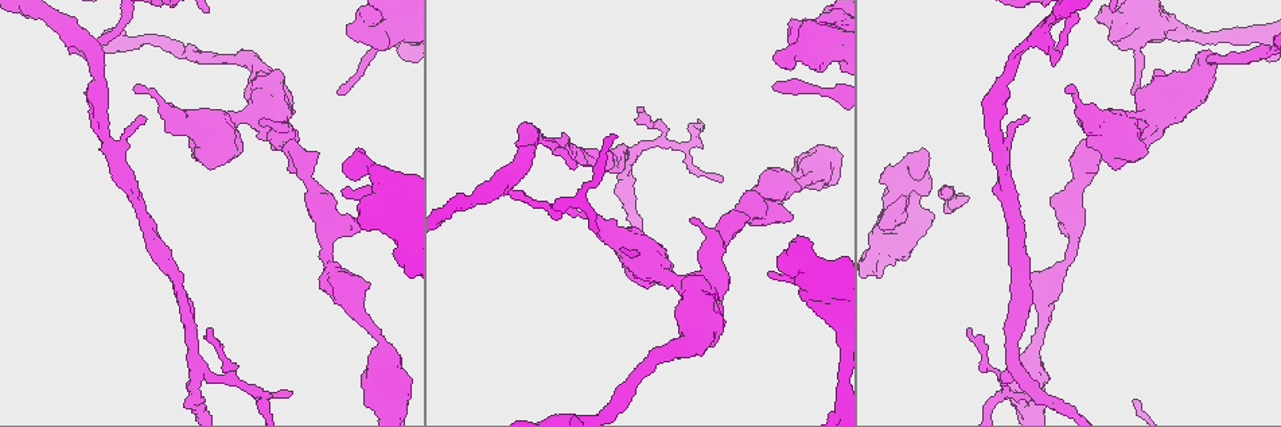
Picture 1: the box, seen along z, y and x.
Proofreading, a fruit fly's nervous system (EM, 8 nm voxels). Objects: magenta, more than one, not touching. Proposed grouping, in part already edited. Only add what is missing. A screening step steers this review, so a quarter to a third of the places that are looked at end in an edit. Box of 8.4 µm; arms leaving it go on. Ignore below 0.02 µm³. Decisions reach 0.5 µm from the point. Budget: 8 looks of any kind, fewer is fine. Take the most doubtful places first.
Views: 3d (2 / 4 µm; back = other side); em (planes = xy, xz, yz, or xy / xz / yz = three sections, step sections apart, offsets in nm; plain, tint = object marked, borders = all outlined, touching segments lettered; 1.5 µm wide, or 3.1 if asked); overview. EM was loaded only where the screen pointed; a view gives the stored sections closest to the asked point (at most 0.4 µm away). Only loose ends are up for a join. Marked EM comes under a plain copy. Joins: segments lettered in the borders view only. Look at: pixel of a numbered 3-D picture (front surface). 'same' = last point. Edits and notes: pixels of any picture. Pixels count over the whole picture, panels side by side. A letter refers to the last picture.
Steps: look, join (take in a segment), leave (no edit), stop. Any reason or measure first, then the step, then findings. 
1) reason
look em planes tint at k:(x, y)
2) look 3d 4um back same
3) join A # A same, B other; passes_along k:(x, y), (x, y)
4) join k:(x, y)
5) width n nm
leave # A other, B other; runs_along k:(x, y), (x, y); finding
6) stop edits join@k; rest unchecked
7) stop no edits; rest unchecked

stops while still wide
look em planes borders at 1:(792, 215)

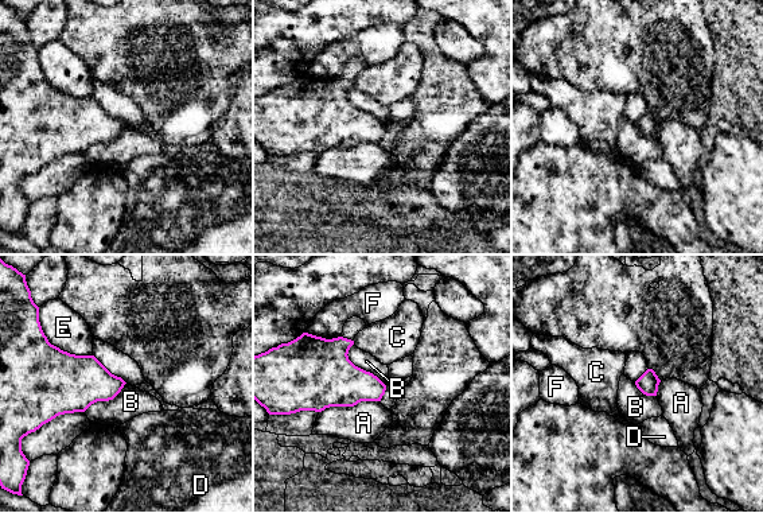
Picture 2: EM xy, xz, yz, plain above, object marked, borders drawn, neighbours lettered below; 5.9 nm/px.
longest_contact A 380 nm
leave # A other, B other, C other, D other, E other, F other; none of them fits

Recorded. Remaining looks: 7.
free end
look em planes borders at 1:(145, 117)

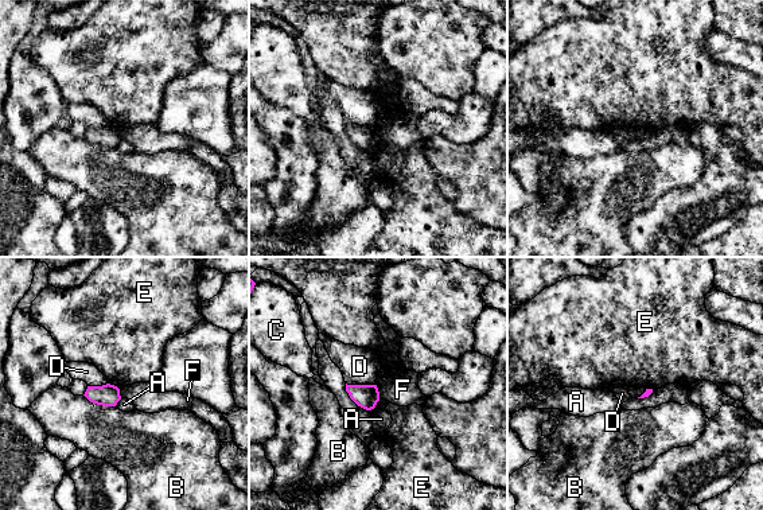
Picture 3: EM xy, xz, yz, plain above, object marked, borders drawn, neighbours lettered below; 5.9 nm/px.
leave # A other, B other, C other, D other, E other, F other; border 3:(380, 396), (374, 407); none of them fits

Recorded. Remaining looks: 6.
look em planes borders at 1:(210, 327)

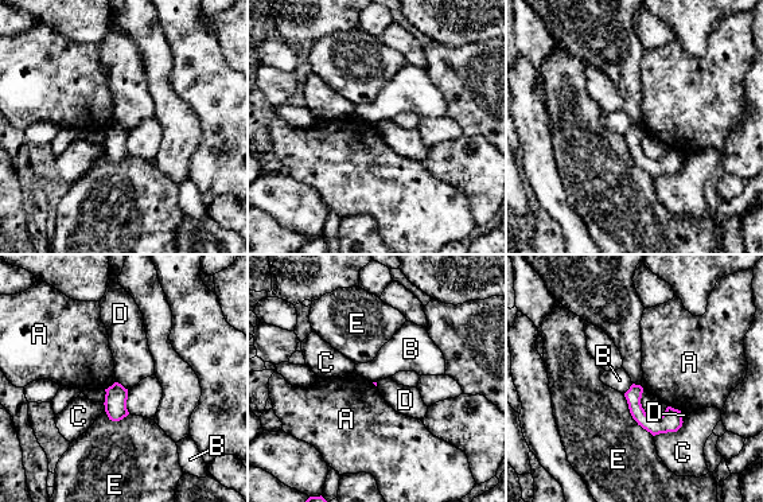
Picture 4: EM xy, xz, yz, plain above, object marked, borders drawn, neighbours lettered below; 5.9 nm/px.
leave # A other, B other, C other, D other, E other; border 4:(117, 381), (128, 389); none of them fits

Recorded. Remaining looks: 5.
stop no edits; rest unchecked

